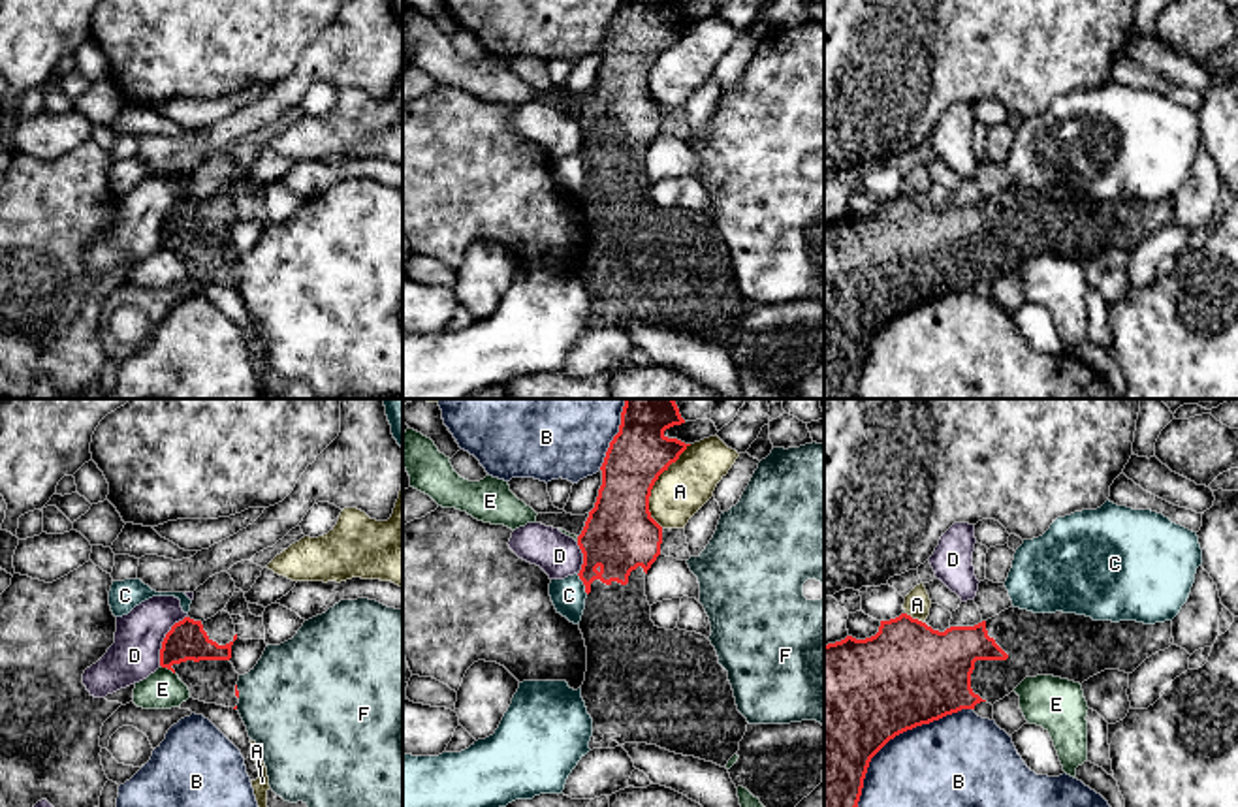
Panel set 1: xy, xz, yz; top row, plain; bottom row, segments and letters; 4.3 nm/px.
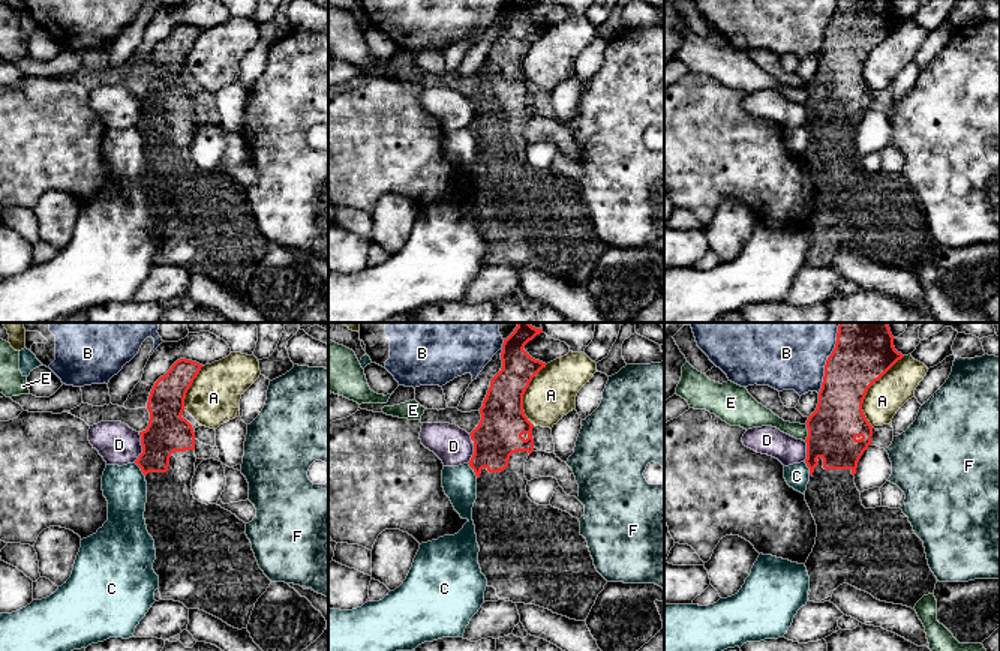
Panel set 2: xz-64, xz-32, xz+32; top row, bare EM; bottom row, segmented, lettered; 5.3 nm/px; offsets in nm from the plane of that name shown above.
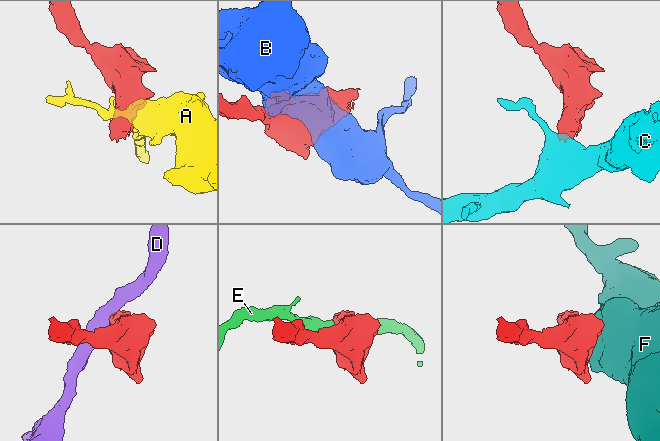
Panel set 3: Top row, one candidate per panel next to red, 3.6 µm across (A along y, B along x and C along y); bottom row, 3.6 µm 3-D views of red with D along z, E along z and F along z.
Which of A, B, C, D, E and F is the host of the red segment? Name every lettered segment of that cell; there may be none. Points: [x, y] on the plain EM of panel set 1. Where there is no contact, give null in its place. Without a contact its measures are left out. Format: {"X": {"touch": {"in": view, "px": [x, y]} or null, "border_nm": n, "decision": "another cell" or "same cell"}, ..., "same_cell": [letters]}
{"A": {"touch": {"in": "xz", "px": [653, 63]}, "border_nm": 380, "decision": "another cell"}, "B": {"touch": {"in": "yz", "px": [890, 316]}, "border_nm": 700, "decision": "another cell"}, "C": {"touch": {"in": "xz", "px": [584, 162]}, "border_nm": 100, "decision": "another cell"}, "D": {"touch": {"in": "xy", "px": [164, 217]}, "border_nm": 240, "decision": "another cell"}, "E": {"touch": {"in": "xy", "px": [168, 247]}, "border_nm": 80, "decision": "another cell"}, "F": {"touch": {"in": "xy", "px": [238, 269]}, "border_nm": 60, "decision": "another cell"}, "same_cell": []}

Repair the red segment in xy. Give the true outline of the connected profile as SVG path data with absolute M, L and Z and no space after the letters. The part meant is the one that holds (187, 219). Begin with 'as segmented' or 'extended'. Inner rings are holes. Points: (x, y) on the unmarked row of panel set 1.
extended; M224 188L203 201L184 196L166 213L160 245L177 252L194 278L237 288L239 252L230 241L235 218L233 198Z

